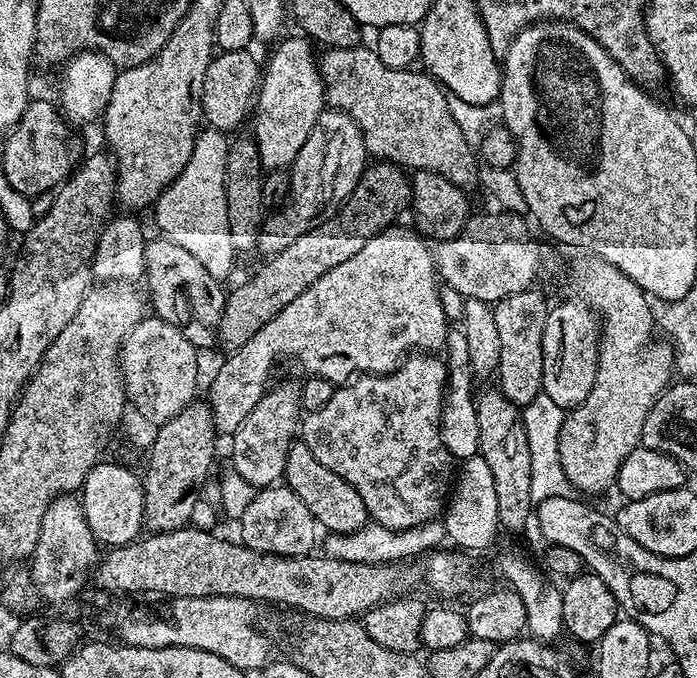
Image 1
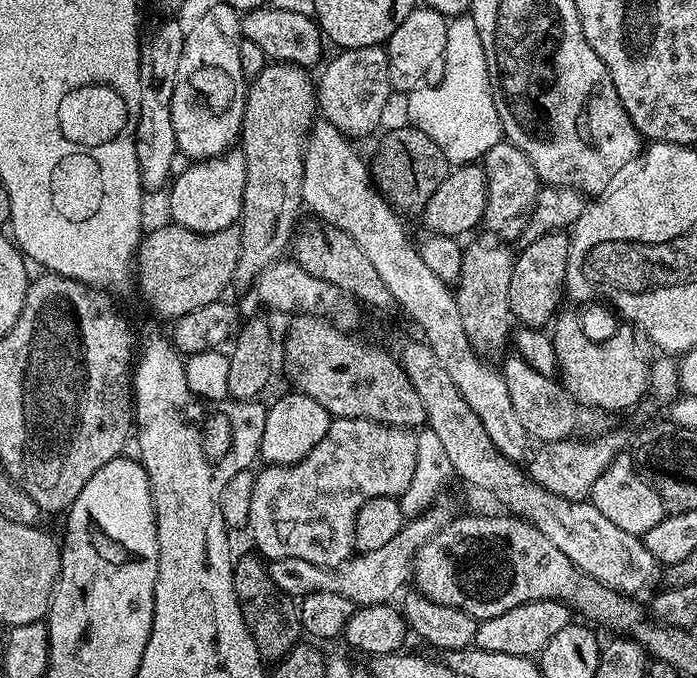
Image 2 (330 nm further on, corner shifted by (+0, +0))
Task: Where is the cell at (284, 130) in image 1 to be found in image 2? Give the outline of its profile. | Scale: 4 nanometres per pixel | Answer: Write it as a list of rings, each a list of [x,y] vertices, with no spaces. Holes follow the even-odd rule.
[[[229,150],[220,156],[192,162],[187,166],[189,168],[181,176],[179,173],[167,189],[171,223],[181,224],[192,232],[217,232],[233,227],[239,221],[246,190],[244,153]]]

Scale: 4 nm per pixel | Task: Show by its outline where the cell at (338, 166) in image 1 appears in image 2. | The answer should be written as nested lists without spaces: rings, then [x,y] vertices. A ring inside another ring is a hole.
[[[380,46],[346,48],[335,53],[337,56],[323,65],[324,73],[316,84],[316,107],[323,119],[329,120],[343,136],[357,138],[368,136],[380,124],[388,99],[394,89],[388,73],[388,53]]]

